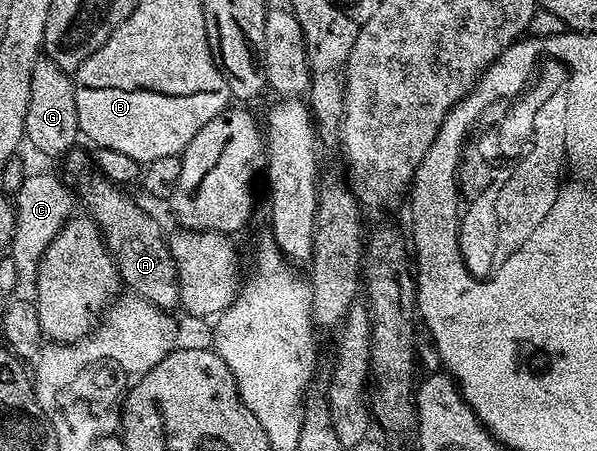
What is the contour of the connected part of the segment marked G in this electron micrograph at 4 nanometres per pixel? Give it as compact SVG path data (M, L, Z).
M40 57L33 61L31 93L27 107L25 136L41 153L49 157L64 156L74 148L79 137L74 80L52 60Z

